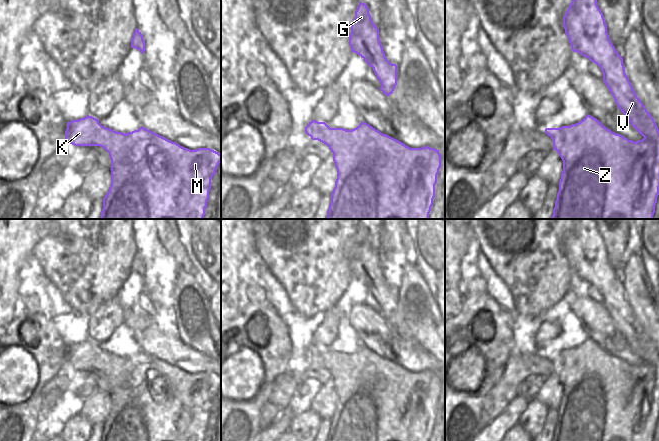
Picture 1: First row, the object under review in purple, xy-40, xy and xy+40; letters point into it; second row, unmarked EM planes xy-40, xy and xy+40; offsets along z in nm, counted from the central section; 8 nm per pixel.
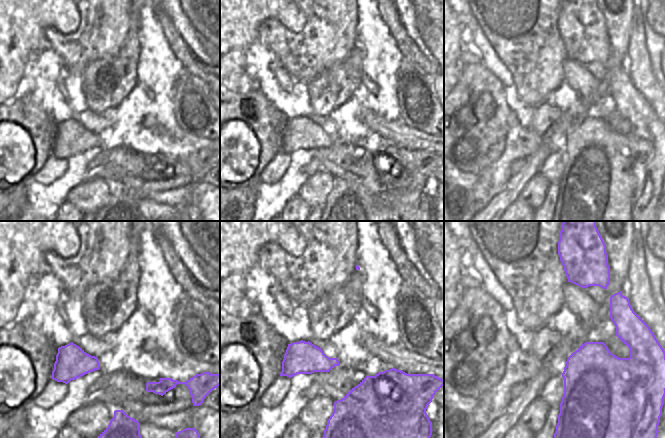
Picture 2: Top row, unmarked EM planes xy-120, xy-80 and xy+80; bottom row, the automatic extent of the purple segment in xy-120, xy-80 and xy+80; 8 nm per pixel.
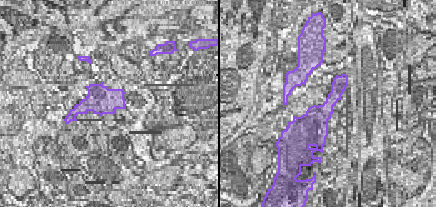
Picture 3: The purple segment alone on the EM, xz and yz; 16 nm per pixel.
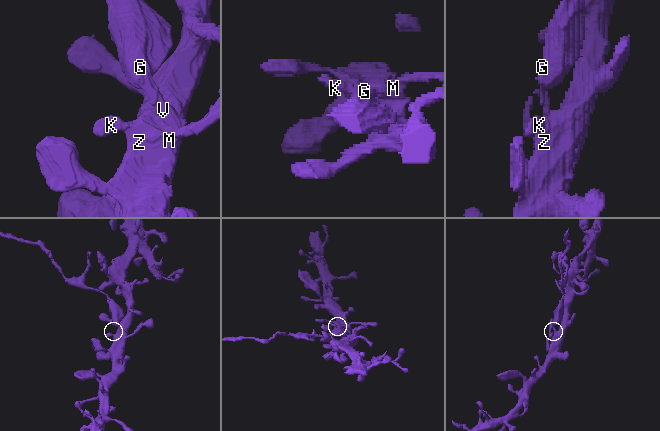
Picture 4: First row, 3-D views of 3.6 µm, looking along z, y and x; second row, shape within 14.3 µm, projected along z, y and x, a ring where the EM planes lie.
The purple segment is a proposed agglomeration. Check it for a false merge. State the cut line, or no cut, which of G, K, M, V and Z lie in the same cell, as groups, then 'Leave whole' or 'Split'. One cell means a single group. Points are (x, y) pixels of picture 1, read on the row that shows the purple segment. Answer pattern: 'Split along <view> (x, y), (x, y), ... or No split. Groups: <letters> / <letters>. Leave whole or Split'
Split along xy+40 (617, 53), (611, 66), (599, 66). Groups: G / K M V Z. Split

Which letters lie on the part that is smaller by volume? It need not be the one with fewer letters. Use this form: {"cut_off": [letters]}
{"cut_off": ["G"]}

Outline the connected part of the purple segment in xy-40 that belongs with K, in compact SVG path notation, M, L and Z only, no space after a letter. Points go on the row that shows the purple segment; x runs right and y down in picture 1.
M89 115L67 122L65 140L74 146L100 146L109 153L111 185L100 219L203 219L211 179L221 162L218 152L184 148L142 126L126 134L116 132Z

